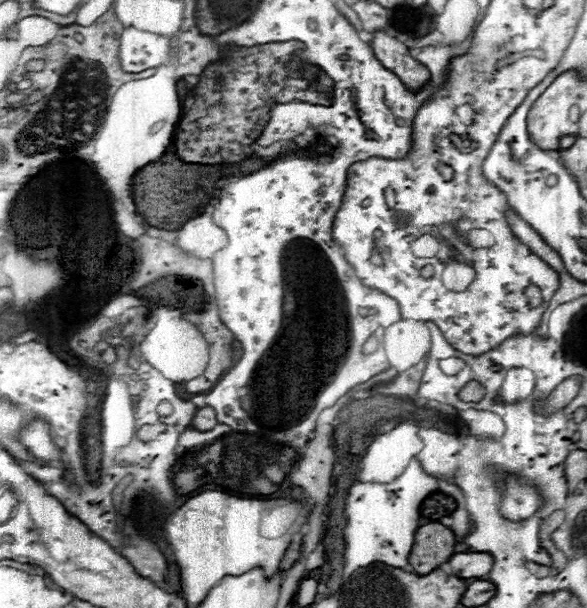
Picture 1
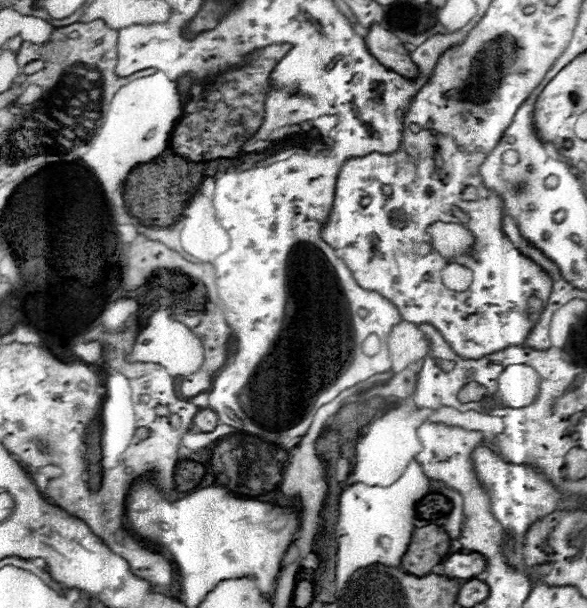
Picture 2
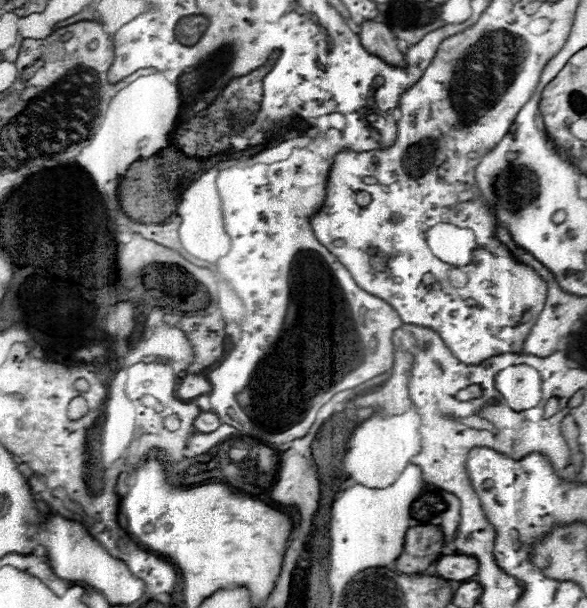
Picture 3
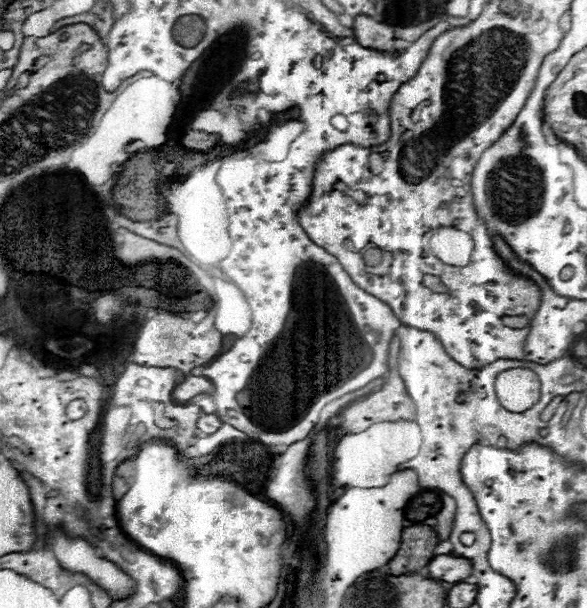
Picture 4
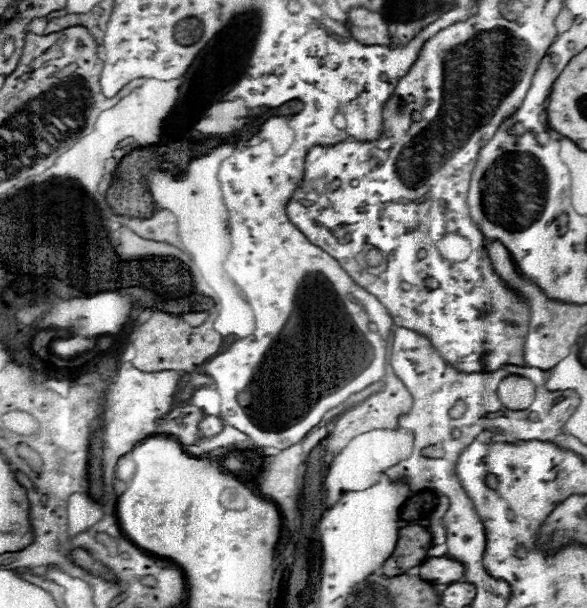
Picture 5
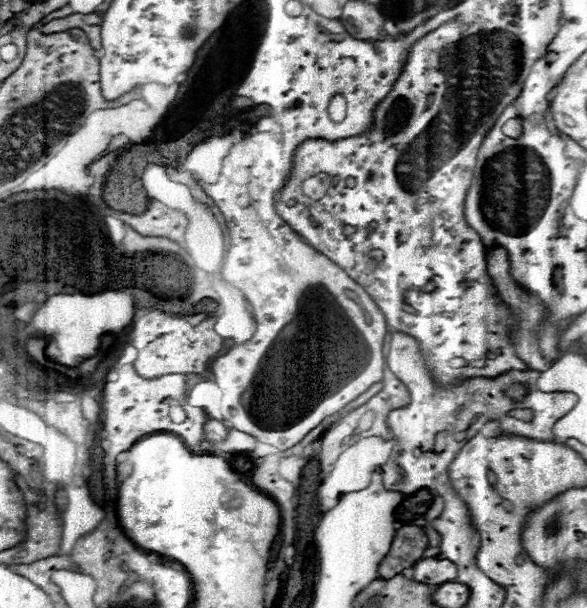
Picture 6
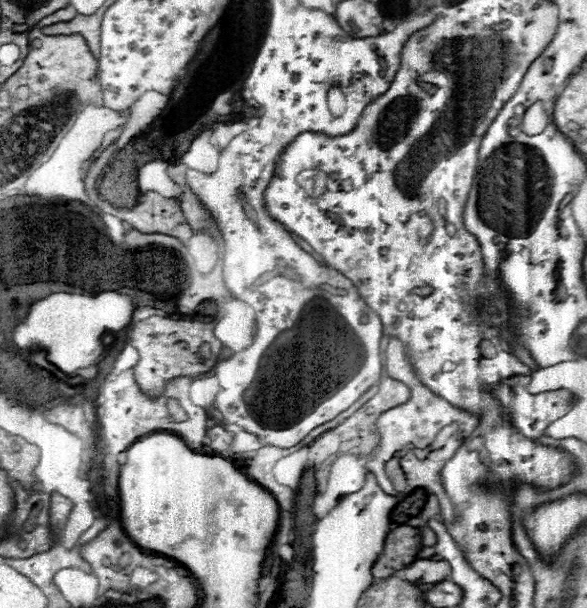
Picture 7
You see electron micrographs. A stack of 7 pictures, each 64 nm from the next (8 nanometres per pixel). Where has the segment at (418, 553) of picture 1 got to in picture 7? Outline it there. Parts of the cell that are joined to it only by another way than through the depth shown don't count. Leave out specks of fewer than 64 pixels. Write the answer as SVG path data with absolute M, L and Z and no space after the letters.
M398 526L396 530L388 532L382 554L372 566L372 576L376 580L384 580L392 576L396 570L406 568L416 560L420 548L422 548L420 530L412 526Z

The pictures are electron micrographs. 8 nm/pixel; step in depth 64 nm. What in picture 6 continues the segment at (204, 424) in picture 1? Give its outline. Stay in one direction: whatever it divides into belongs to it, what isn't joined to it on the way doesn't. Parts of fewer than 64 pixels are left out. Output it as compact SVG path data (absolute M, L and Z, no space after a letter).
M208 420L204 424L204 436L206 436L208 442L218 444L218 442L222 442L228 436L228 428L222 422L218 422L218 420Z

